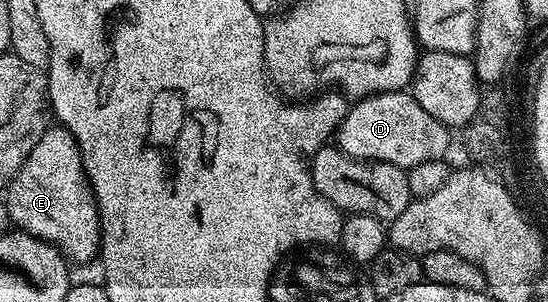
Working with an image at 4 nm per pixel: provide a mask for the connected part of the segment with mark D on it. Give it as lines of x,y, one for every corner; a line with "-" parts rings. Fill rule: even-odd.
400,91
398,93
374,93
371,97
358,98
348,108
345,119
337,130
337,148
350,157
357,157
360,161
384,161
393,163
402,169
417,167
417,163
429,163
446,158
447,148
451,145
452,134
446,125
442,125
410,92

